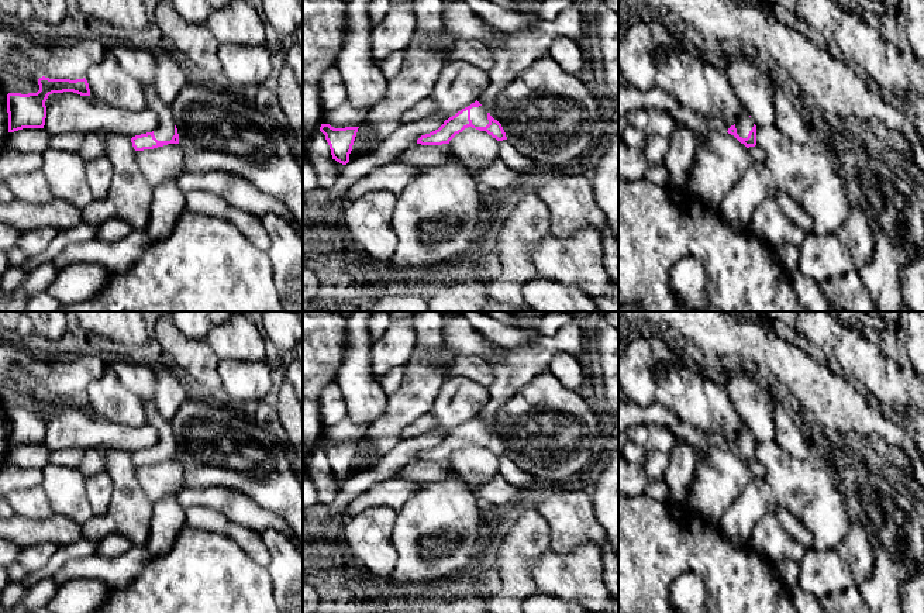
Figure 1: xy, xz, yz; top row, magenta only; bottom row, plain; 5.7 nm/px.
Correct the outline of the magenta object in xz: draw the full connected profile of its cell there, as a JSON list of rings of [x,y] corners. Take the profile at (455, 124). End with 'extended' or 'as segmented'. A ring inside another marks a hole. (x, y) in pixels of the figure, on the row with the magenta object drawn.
[[[476,100],[470,106],[462,109],[455,116],[444,121],[444,124],[417,140],[421,145],[442,145],[449,144],[449,141],[465,128],[472,127],[479,131],[486,131],[489,135],[497,141],[507,140],[501,124],[494,120],[490,113],[487,113],[482,104]]]; extended

